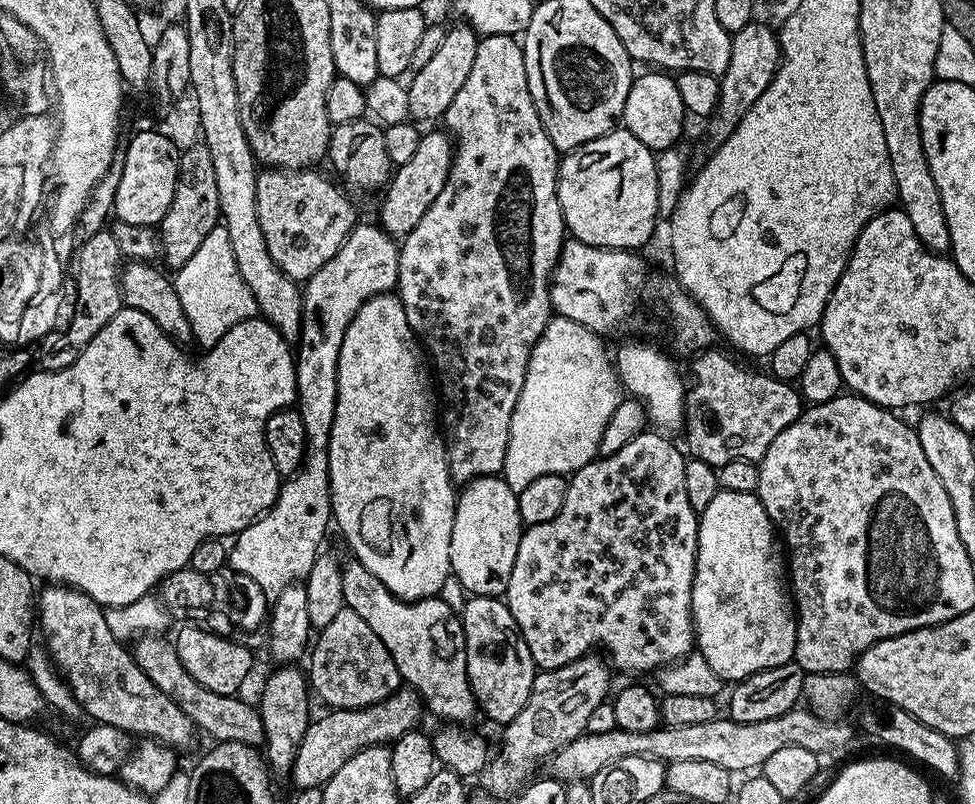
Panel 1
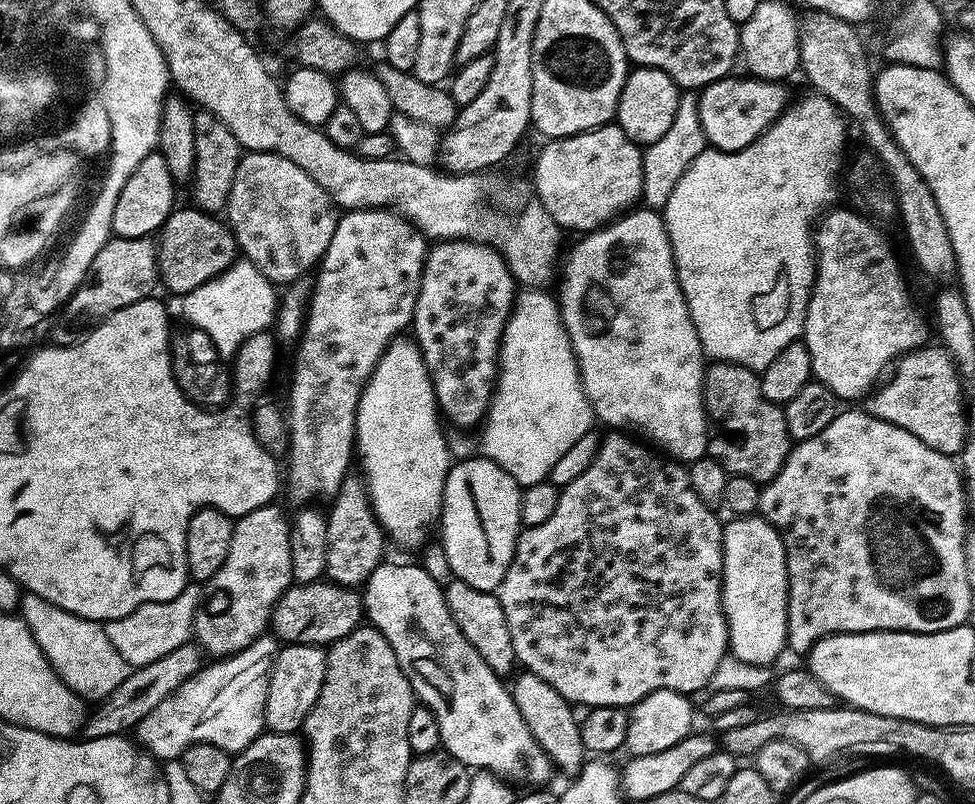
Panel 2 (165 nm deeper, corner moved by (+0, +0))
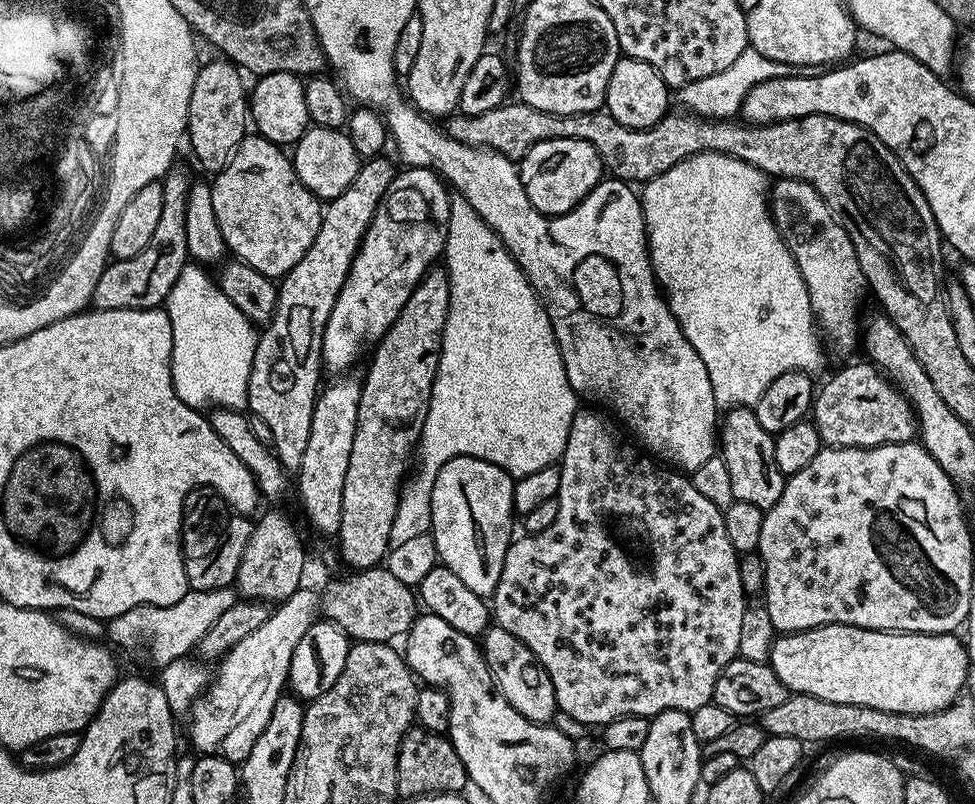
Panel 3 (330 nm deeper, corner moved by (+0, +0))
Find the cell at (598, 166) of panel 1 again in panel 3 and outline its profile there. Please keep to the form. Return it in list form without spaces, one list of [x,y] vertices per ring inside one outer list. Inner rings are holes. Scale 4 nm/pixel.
[[[554,138],[546,142],[538,142],[534,150],[530,150],[518,161],[522,186],[526,190],[526,198],[539,212],[547,216],[561,216],[570,211],[594,186],[600,183],[606,169],[600,161],[598,150],[590,146],[590,142],[582,142],[574,138]]]

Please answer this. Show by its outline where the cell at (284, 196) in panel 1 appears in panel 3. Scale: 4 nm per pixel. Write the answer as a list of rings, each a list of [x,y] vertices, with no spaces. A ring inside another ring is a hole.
[[[246,134],[232,152],[228,165],[215,173],[211,181],[214,198],[214,218],[222,230],[227,251],[237,261],[244,261],[255,271],[271,278],[282,278],[310,250],[318,234],[322,215],[321,201],[298,178],[291,155],[281,145],[270,142],[258,134]]]

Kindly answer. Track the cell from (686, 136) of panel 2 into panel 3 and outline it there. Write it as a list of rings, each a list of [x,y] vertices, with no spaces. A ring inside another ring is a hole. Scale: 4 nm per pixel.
[[[749,46],[738,56],[732,66],[718,71],[717,74],[687,83],[686,86],[677,89],[676,96],[685,107],[683,109],[691,115],[698,115],[704,119],[731,119],[739,113],[741,102],[758,82],[768,81],[770,78],[788,77],[793,75],[793,72],[798,77],[816,78],[832,72],[833,67],[830,63],[816,63],[798,64],[793,68],[790,64],[774,62],[773,59],[766,58],[765,55],[758,53],[758,50]]]

